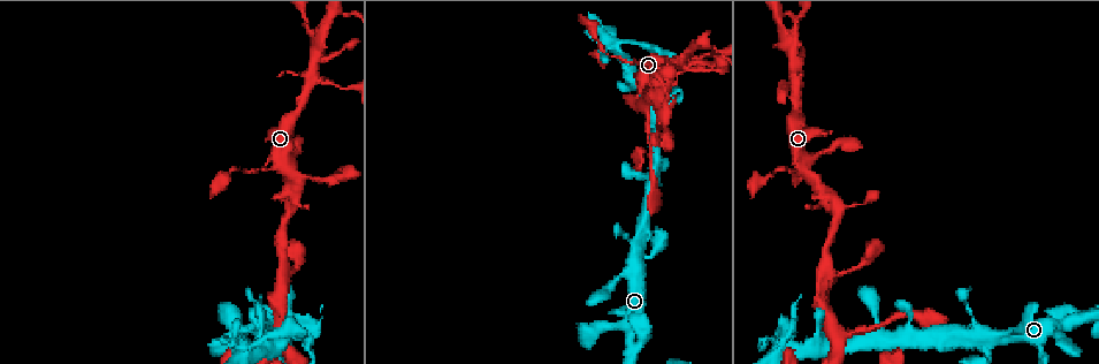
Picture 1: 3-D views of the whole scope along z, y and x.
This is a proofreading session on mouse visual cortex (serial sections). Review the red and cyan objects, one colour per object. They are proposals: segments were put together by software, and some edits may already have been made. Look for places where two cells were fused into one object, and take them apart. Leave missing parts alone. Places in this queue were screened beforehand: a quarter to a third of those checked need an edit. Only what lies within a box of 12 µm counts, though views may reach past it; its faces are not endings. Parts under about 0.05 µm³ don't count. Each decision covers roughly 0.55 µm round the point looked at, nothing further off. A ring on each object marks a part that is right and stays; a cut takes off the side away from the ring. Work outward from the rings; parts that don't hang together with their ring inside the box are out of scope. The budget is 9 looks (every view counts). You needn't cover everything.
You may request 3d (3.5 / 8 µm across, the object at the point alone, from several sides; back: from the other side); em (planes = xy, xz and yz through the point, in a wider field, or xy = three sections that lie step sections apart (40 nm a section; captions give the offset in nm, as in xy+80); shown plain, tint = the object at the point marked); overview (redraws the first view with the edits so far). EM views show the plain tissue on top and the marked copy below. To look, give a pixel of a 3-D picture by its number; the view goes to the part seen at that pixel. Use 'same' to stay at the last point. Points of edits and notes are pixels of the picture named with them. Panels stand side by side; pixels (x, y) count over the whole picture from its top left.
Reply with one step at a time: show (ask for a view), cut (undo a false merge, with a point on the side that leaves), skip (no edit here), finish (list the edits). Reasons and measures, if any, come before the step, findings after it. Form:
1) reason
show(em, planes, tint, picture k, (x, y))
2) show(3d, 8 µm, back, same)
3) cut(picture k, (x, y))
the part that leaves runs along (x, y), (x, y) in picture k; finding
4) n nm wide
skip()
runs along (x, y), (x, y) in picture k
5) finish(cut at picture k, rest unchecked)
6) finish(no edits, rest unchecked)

abrupt turn
show(3d, 8 µm, picture 1, (784, 348))

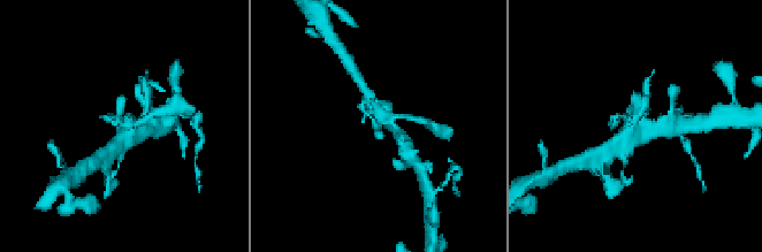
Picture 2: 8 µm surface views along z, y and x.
show(3d, 3.5 µm, picture 2, (121, 122))

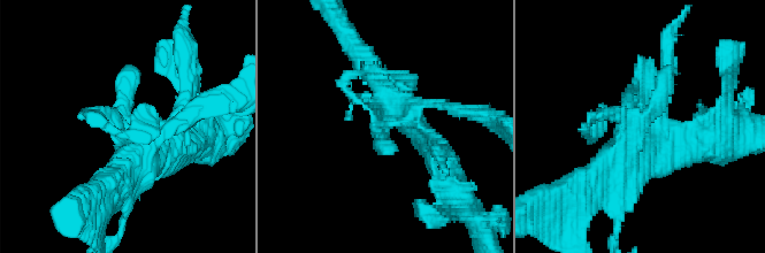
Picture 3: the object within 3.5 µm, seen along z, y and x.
skip()
runs along (175, 150), (136, 150), (93, 115) in picture 3; all the same cell

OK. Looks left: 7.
thin neck
show(3d, 3.5 µm, picture 1, (266, 168))

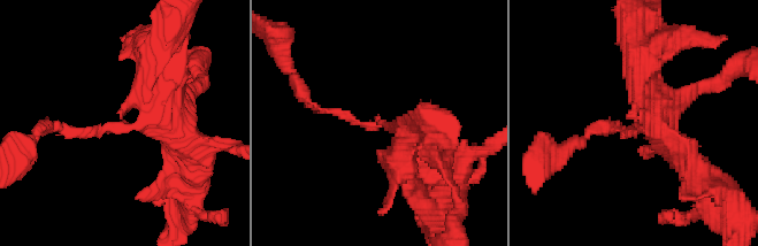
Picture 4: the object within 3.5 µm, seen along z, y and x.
arms of 100, 350 nm; now the EM
show(em, xy, step 2, tint, picture 4, (382, 126))

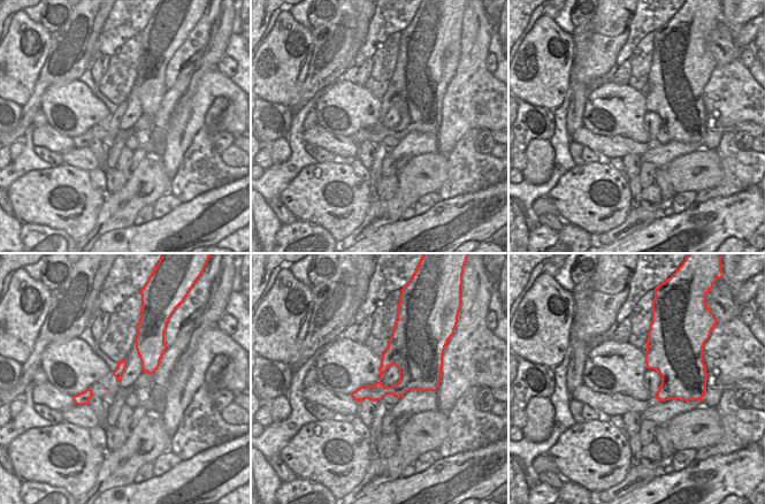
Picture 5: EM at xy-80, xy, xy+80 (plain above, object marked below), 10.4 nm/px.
skip()
runs along (158, 86), (165, 114), (140, 125), (52, 129) in picture 4; all the same cell

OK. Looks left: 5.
show(3d, 3.5 µm, picture 1, (793, 77))

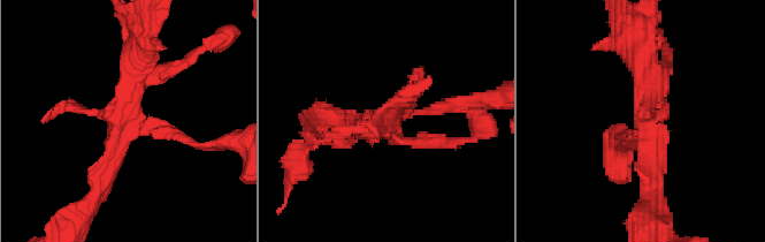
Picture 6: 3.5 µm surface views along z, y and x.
show(em, planes, tint, picture 6, (651, 121))

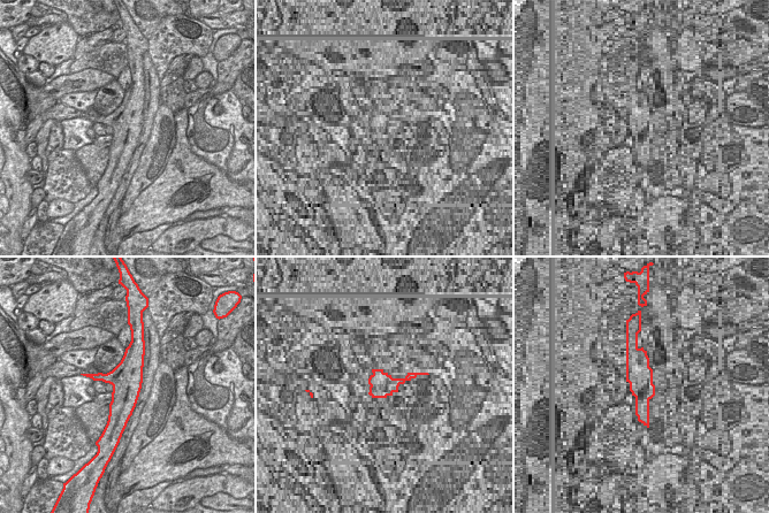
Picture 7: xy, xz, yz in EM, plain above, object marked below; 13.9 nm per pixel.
440 nm wide
skip()
runs along (94, 193), (113, 161), (137, 51) in picture 6; all the same cell

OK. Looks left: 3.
three arms meet
show(3d, 3.5 µm, picture 1, (827, 269))

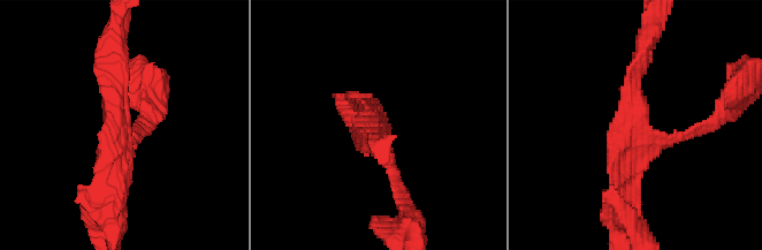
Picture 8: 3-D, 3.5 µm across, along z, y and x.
skip()
runs along (646, 46), (619, 152), (619, 202) in picture 8; all the same cell

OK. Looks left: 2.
finish(no edits, rest unchecked)

